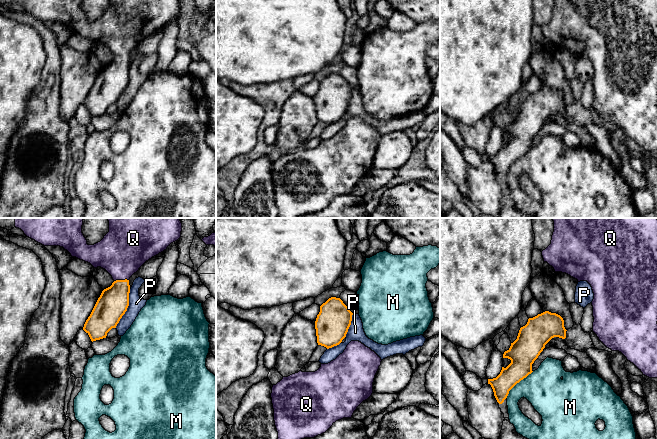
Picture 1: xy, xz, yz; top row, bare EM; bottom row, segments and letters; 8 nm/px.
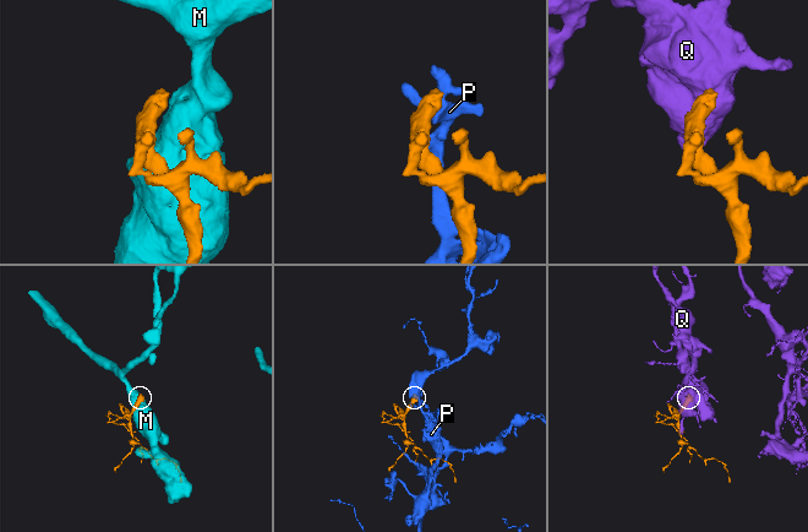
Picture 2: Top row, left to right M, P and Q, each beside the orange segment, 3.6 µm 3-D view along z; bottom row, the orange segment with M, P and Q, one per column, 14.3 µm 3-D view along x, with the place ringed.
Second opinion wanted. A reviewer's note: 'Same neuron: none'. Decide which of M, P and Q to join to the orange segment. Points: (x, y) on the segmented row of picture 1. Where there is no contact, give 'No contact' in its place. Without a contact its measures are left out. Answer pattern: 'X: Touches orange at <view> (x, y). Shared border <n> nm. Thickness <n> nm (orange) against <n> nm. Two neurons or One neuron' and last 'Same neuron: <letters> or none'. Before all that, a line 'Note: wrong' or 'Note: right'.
Note: wrong
M: Touches orange at yz (518, 382). Shared border 300 nm. Thickness 220 nm (orange) against 320 nm. Two neurons
P: Touches orange at xy (127, 307). Shared border 340 nm. Thickness 240 nm (orange) against 120 nm. Two neurons
Q: Touches orange at xy (121, 280). Shared border 120 nm. Thickness 240 nm (orange) against 380 nm. One neuron
Same neuron: Q

